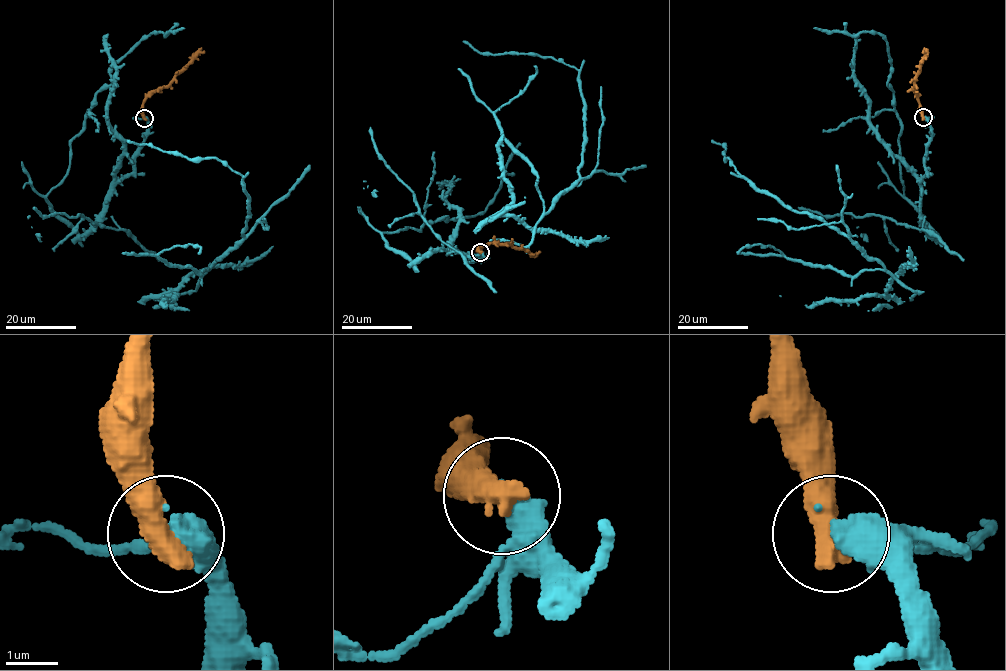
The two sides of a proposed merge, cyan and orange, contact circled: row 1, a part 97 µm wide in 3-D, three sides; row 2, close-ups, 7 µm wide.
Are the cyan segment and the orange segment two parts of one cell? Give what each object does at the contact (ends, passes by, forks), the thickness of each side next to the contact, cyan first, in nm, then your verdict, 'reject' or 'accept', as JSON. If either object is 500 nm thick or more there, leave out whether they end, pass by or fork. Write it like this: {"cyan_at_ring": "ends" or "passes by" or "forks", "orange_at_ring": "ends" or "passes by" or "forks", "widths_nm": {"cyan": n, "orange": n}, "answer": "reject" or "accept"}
{"widths_nm": {"cyan": 500, "orange": 600}, "answer": "accept"}

